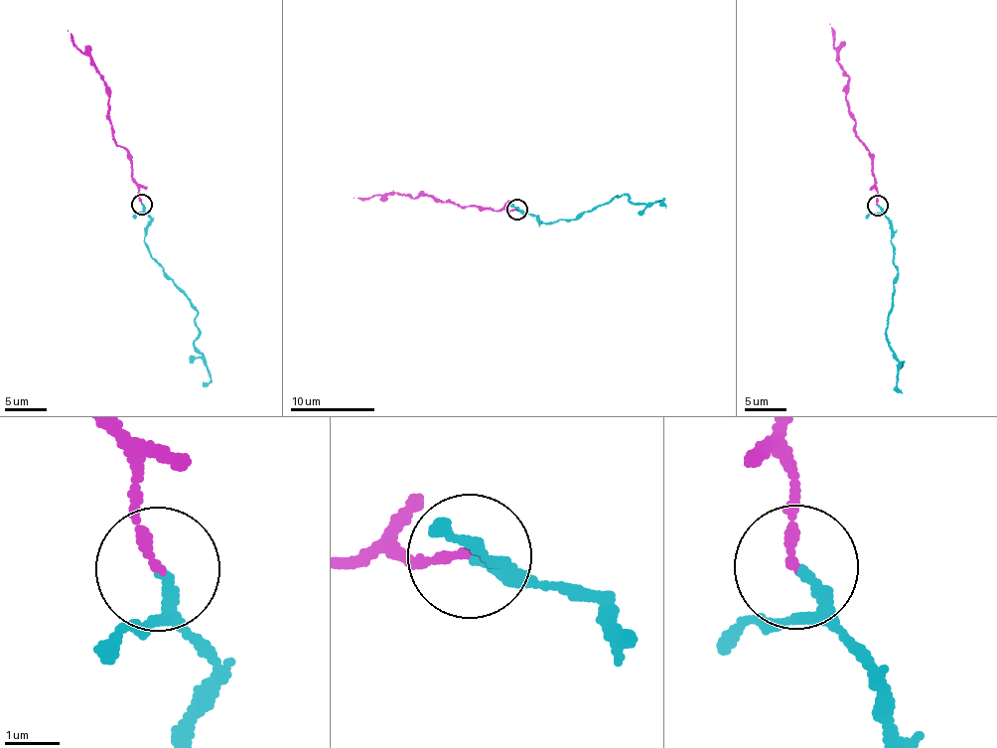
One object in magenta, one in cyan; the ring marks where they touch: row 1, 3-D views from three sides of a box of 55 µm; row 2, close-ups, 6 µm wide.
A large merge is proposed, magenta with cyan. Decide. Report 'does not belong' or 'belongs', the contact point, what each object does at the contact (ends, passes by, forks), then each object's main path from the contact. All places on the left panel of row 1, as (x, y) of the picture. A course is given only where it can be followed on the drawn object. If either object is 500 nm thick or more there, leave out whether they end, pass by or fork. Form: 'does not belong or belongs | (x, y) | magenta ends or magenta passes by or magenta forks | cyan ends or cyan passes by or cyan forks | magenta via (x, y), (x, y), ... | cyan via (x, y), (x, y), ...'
belongs | (142, 204) | magenta ends | cyan passes by | magenta via (143, 204), (130, 170), (130, 157), (115, 141), (111, 131), (109, 87), (91, 57), (75, 45), (68, 30) | cyan via (143, 204), (150, 220), (145, 242), (147, 252), (197, 312), (195, 341), (210, 382), (206, 386)

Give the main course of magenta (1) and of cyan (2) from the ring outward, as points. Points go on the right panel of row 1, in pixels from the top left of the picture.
1: (877, 205), (873, 158), (855, 129), (854, 116), (848, 110), (848, 74), (836, 53), (830, 24)
2: (877, 205), (891, 222), (896, 279), (888, 317), (887, 346), (898, 361), (896, 388), (903, 392)

